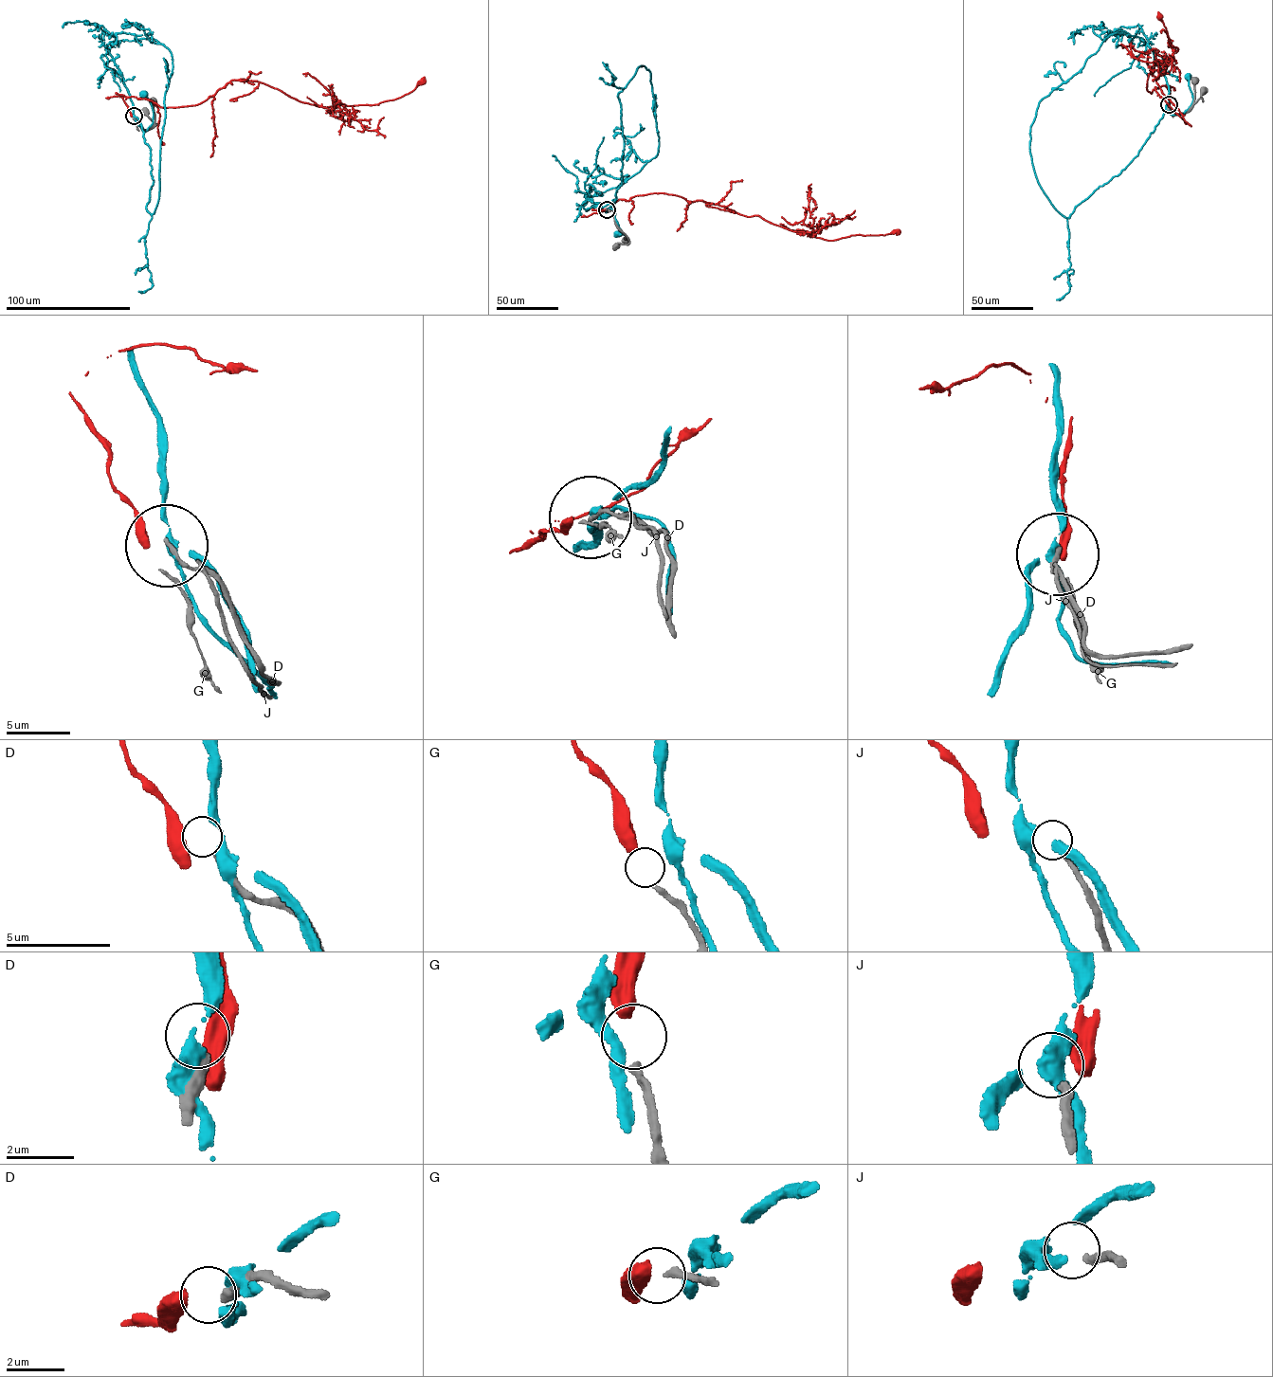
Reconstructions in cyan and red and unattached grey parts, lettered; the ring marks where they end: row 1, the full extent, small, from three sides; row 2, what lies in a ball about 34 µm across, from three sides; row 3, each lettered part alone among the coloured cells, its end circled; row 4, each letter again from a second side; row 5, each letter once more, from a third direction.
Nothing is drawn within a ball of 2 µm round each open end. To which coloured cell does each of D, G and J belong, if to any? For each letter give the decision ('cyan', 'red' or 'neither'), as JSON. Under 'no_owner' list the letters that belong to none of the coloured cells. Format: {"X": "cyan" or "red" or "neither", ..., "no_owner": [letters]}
{"D": "neither", "G": "red", "J": "neither", "no_owner": ["D", "J"]}

